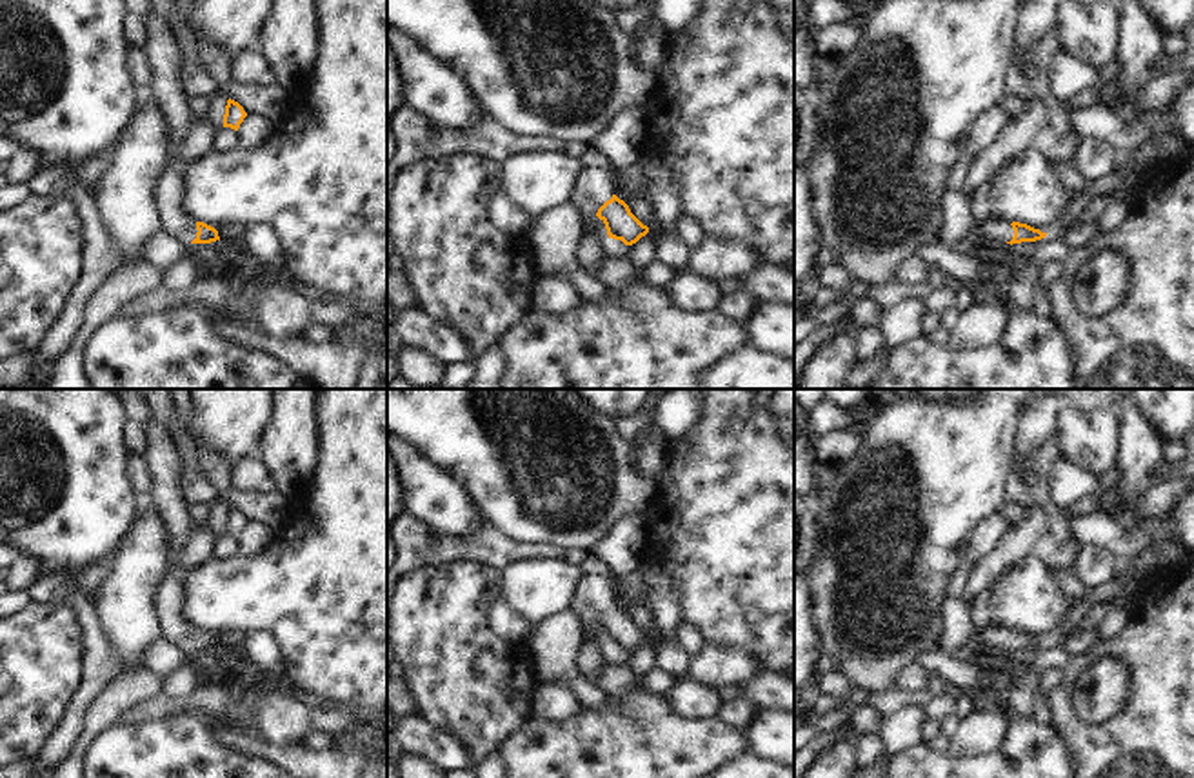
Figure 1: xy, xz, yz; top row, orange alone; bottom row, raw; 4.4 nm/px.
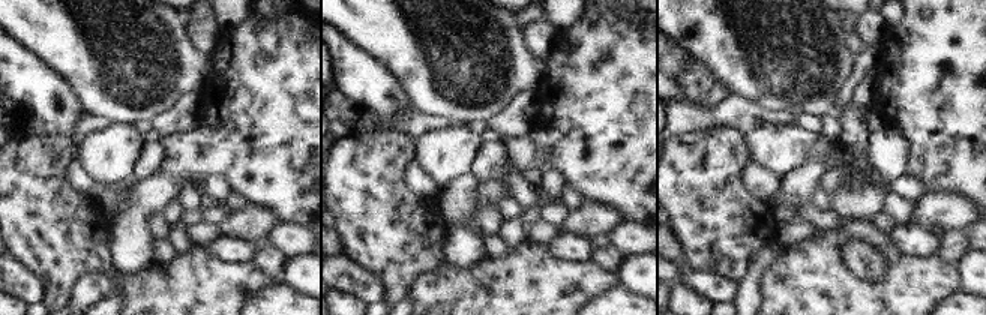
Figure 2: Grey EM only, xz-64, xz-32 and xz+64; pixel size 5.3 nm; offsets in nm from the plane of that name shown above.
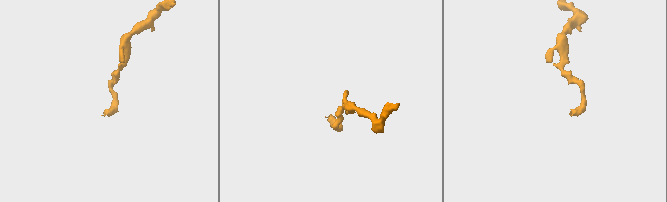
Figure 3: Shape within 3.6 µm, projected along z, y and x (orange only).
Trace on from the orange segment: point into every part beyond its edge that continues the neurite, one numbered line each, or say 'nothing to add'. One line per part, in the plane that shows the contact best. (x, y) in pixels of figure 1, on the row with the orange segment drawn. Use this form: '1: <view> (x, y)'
1: xz (595, 186)

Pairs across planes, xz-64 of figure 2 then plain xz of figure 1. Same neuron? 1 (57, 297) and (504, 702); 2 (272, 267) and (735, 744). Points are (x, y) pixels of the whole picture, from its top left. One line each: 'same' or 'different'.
1: same
2: different

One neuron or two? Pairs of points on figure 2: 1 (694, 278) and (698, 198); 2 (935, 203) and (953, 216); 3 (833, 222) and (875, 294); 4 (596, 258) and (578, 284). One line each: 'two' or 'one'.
1: two
2: one
3: two
4: two

